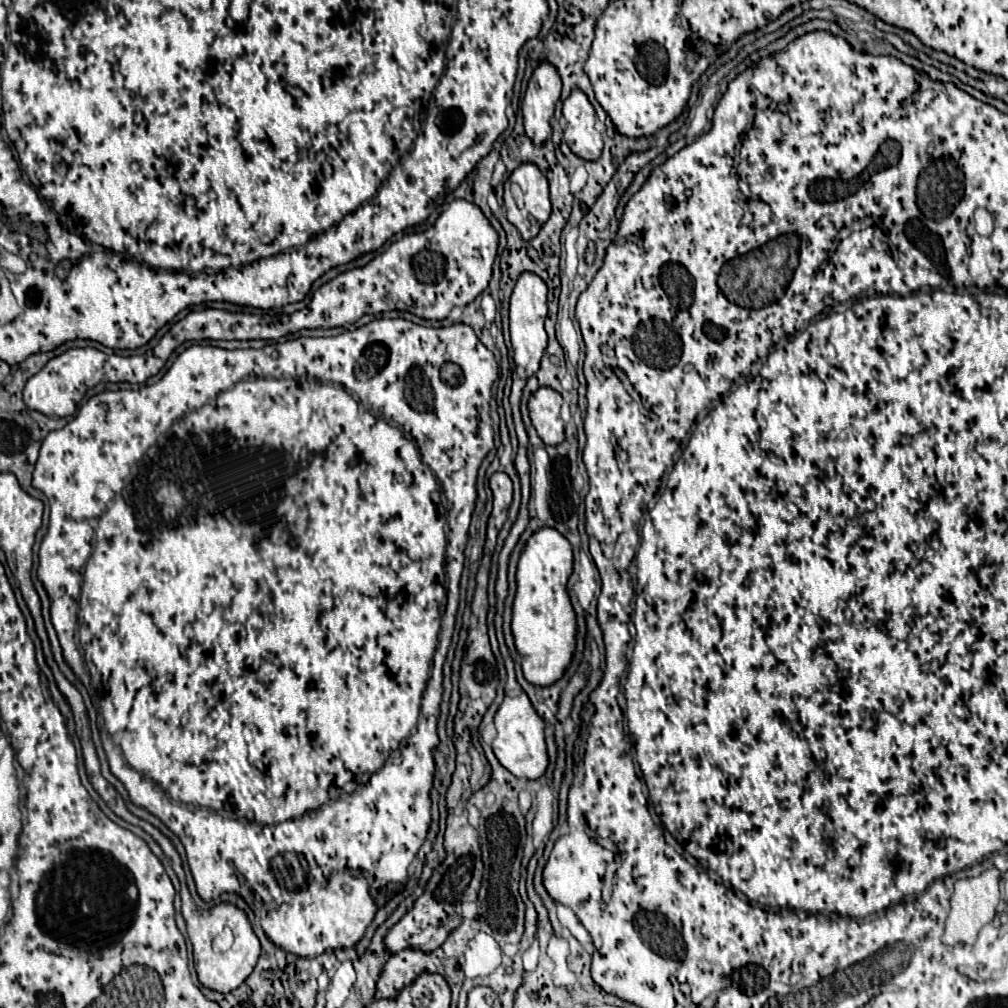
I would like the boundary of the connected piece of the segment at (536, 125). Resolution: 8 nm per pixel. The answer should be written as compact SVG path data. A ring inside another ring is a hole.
M539 62L527 84L523 98L525 132L533 144L543 144L551 136L549 118L561 96L561 76L551 62Z

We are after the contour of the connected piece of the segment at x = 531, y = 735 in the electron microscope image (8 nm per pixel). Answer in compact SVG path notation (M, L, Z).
M509 670L509 676L507 676L505 700L495 714L495 728L497 728L497 738L493 742L493 752L497 760L517 778L529 778L529 780L539 778L545 772L545 766L549 762L547 750L545 750L545 736L543 736L545 722L533 710L527 694L517 684L513 670Z

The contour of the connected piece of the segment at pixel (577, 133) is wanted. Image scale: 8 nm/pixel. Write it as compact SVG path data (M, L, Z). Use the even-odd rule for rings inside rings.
M573 90L563 102L563 116L567 120L565 140L569 148L583 160L597 160L603 150L603 138L595 130L595 108L581 90Z

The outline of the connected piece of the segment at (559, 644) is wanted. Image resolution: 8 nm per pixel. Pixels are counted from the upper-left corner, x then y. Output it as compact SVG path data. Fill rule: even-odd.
M539 528L527 540L517 562L517 594L513 600L511 630L525 680L549 686L559 680L575 650L575 612L567 594L567 578L573 570L573 552L567 538L555 528Z

